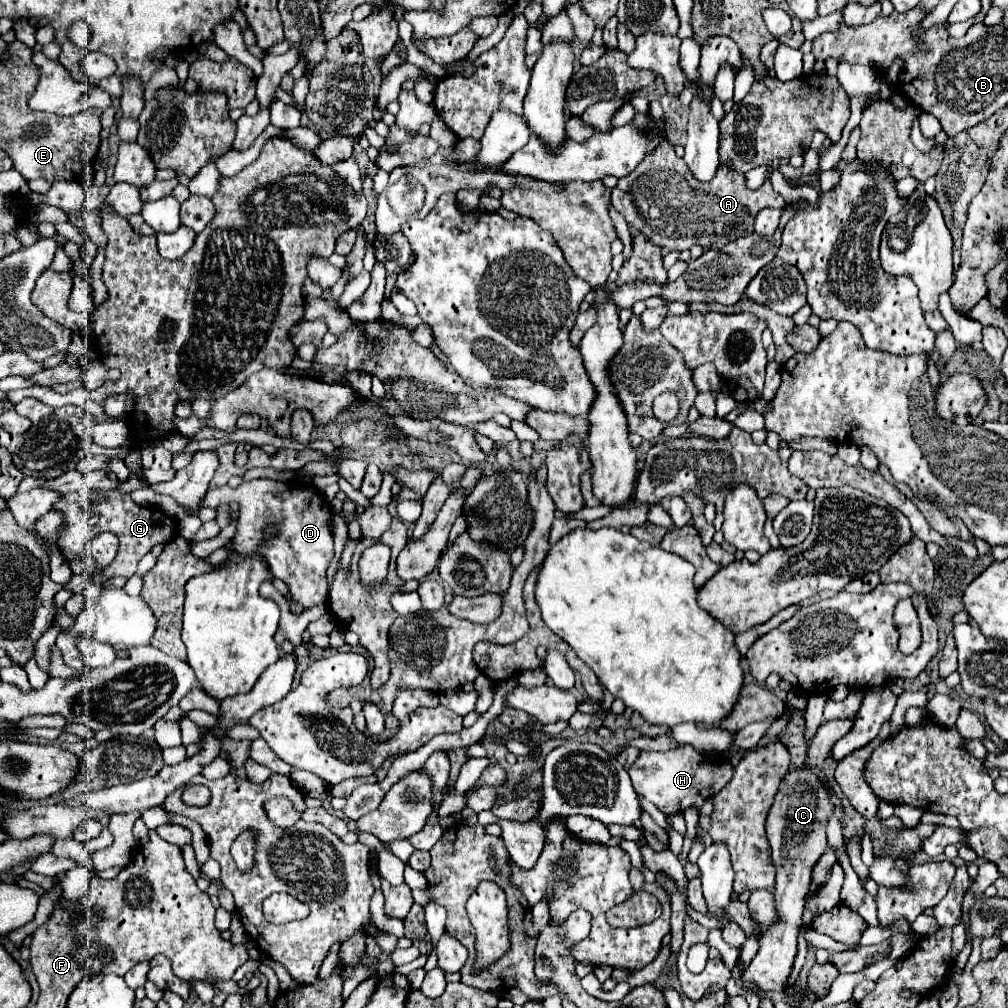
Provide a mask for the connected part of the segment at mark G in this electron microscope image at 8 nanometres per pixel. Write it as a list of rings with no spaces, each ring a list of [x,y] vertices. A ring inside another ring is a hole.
[[[107,491],[107,499],[99,503],[89,503],[89,493],[77,495],[69,493],[65,495],[55,509],[61,509],[65,515],[65,525],[61,527],[61,537],[59,537],[59,549],[61,555],[67,559],[69,567],[73,573],[89,573],[91,581],[101,585],[105,579],[111,577],[131,577],[135,575],[139,559],[143,559],[155,545],[167,545],[177,537],[177,521],[169,517],[159,505],[137,505],[131,501],[127,493],[117,493],[117,491]],[[113,505],[113,511],[111,511]],[[109,531],[119,537],[119,553],[115,561],[105,567],[105,569],[95,569],[95,561],[89,559],[85,543],[91,541],[95,535]]]

